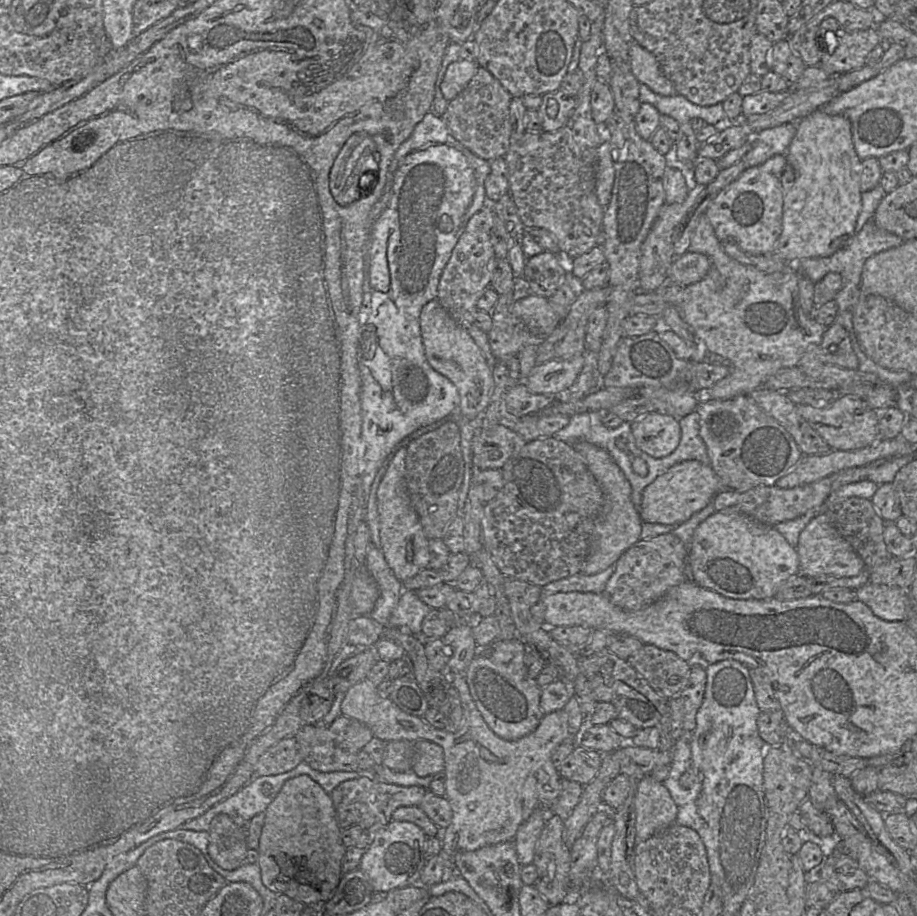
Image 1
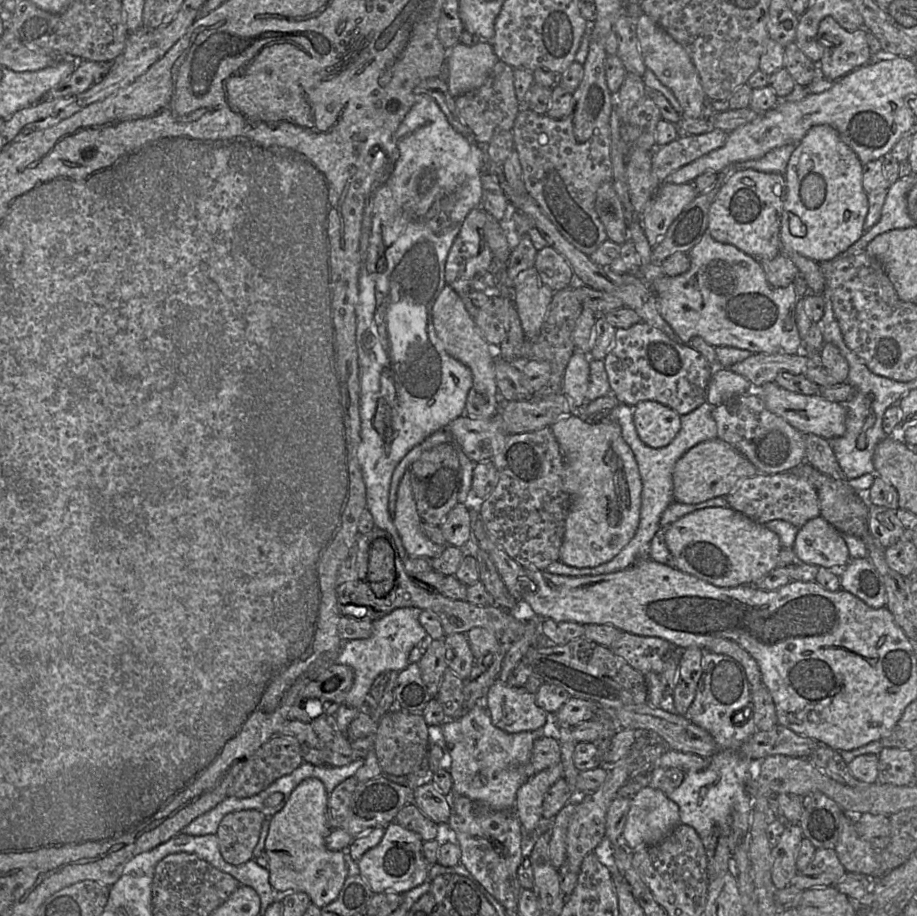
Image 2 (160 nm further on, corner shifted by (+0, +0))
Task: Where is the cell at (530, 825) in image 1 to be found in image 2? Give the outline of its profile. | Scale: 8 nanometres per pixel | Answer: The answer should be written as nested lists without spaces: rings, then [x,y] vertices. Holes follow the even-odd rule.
[[[562,762],[534,773],[518,790],[515,812],[525,832],[532,834],[542,818],[542,805],[548,790],[564,777]]]

